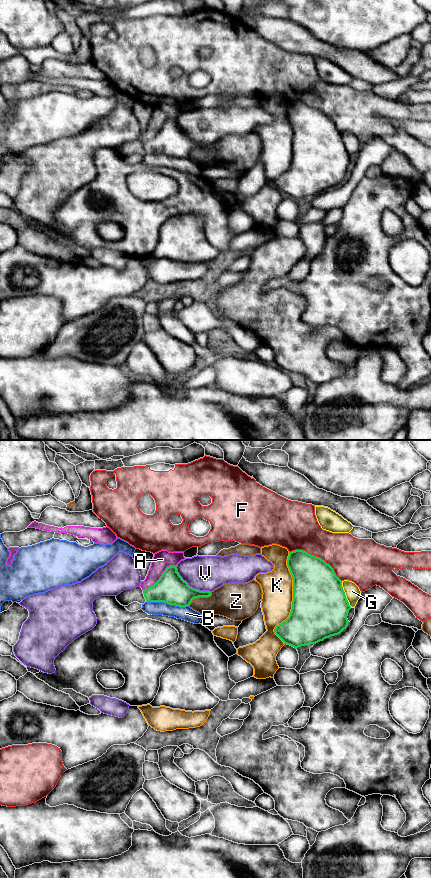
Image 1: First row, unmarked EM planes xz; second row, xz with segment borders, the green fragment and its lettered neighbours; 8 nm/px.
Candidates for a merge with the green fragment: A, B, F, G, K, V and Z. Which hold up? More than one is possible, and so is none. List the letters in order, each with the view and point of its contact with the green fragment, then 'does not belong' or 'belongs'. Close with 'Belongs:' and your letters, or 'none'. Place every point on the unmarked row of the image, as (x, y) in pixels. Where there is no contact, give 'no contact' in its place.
A: meets green in xz at (161, 128); does not belong
B: meets green in xz at (167, 155); does not belong
F: meets green in xz at (317, 109); does not belong
G: meets green in xz at (344, 146); does not belong
K: meets green in xz at (293, 152); does not belong
V: meets green in xz at (189, 138); does not belong
Z: meets green in xz at (199, 148); does not belong
Belongs: none

